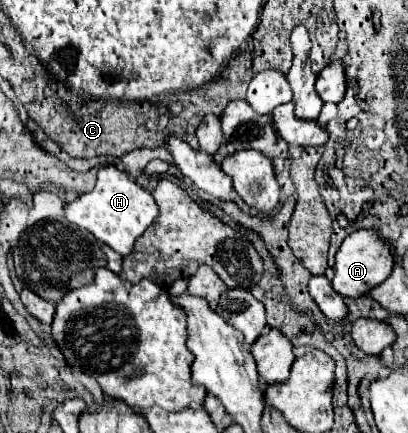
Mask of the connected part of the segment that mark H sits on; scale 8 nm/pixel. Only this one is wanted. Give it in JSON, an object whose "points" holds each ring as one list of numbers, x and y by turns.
{"points":[[103,166,97,172,95,188,65,204,65,218,75,226,85,228,97,240,105,242,115,252,125,256,131,252,133,242,157,218,157,204,153,196,139,184,135,184,123,170,117,170,115,166]]}

